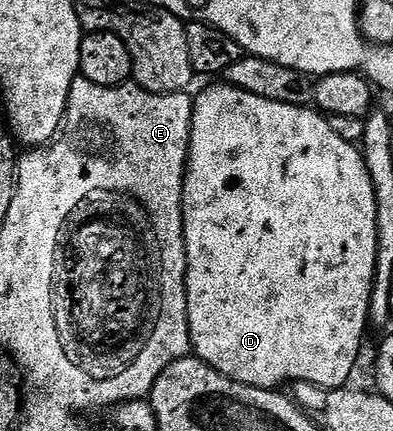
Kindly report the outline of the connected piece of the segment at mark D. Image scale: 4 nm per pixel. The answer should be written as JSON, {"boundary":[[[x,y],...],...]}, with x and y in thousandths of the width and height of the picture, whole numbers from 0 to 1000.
{"boundary":[[[560,193],[517,206],[491,234],[491,267],[486,269],[486,339],[476,353],[476,406],[466,415],[466,561],[476,585],[476,701],[481,703],[481,768],[486,770],[486,805],[494,826],[542,852],[562,870],[593,879],[603,889],[641,893],[656,903],[707,905],[710,893],[728,884],[774,884],[781,893],[804,893],[819,907],[870,903],[885,891],[893,863],[913,838],[913,817],[924,810],[924,780],[939,766],[944,740],[944,687],[954,654],[954,622],[959,619],[959,462],[949,452],[949,425],[934,413],[934,390],[919,369],[911,343],[903,346],[870,318],[870,306],[824,265],[791,248],[766,244],[692,244],[684,230],[664,230],[664,220],[634,220],[634,211],[613,211],[603,202]]]}

